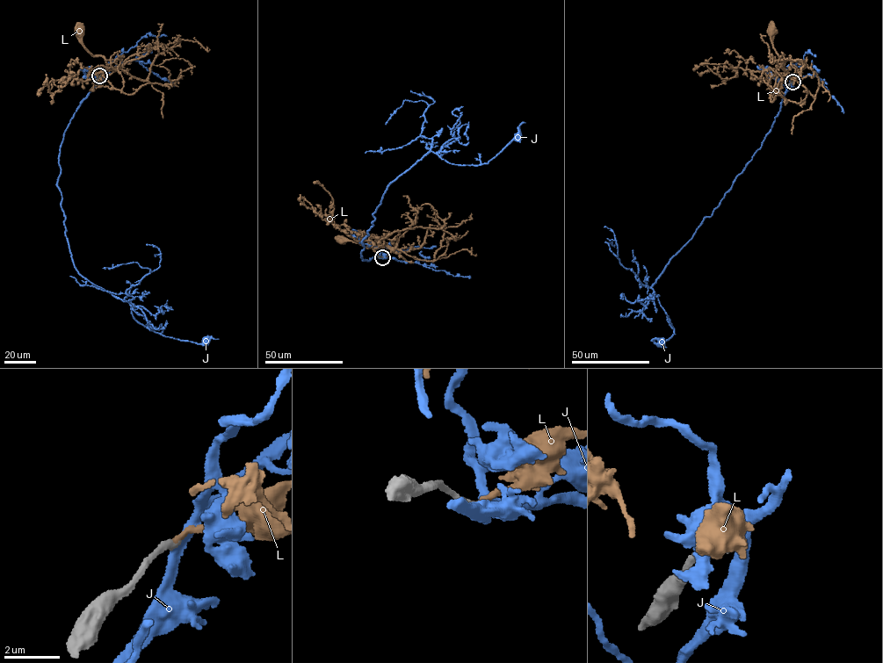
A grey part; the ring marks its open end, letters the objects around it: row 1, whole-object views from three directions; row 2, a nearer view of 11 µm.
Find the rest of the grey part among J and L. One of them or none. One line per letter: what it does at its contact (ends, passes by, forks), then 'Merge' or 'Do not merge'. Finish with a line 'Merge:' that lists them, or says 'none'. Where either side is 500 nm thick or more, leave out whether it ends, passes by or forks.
J: It passes by. Do not merge
L: It ends there. Merge
Merge: L

